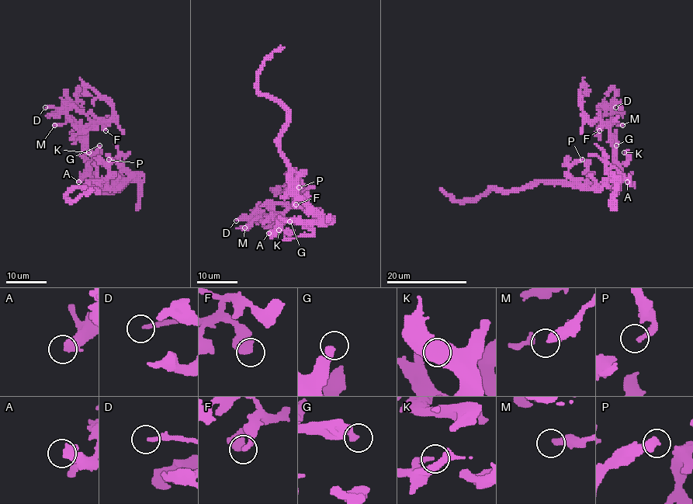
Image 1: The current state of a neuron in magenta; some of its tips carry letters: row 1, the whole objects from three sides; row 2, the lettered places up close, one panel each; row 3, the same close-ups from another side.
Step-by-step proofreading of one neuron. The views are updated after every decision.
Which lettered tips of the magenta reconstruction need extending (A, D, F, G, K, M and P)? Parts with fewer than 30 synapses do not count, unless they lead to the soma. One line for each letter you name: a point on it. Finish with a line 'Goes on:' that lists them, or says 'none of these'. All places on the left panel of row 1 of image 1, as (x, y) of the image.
D: at (45, 107)
G: at (99, 145)
Goes on: D, G

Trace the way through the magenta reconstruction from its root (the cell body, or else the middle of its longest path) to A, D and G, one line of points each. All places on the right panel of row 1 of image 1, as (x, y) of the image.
A: (604, 183), (614, 177), (616, 190), (616, 176), (619, 173), (628, 177), (627, 182)
D: (604, 183), (614, 177), (616, 190), (617, 161), (609, 129), (610, 114), (615, 107)
G: (604, 183), (614, 177), (616, 190), (617, 161), (614, 151), (616, 145)

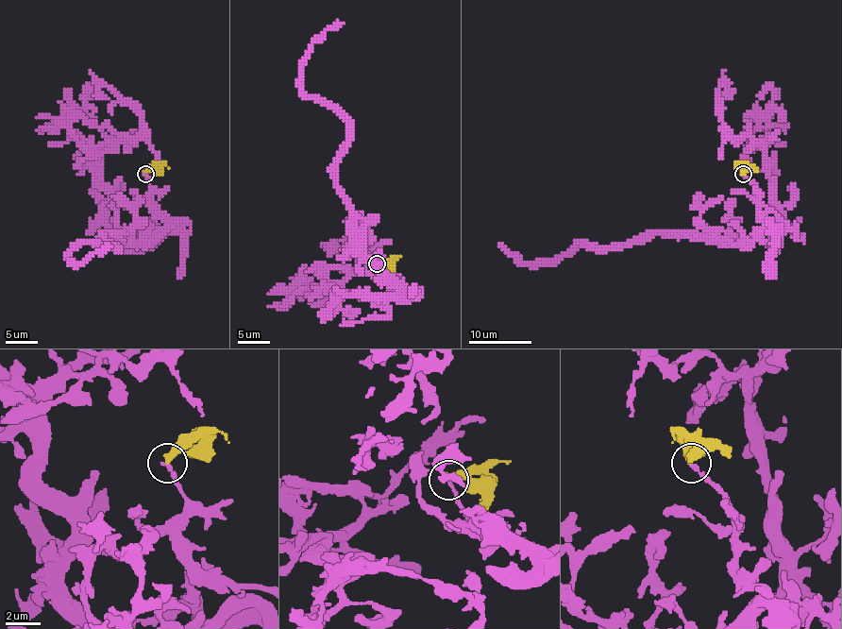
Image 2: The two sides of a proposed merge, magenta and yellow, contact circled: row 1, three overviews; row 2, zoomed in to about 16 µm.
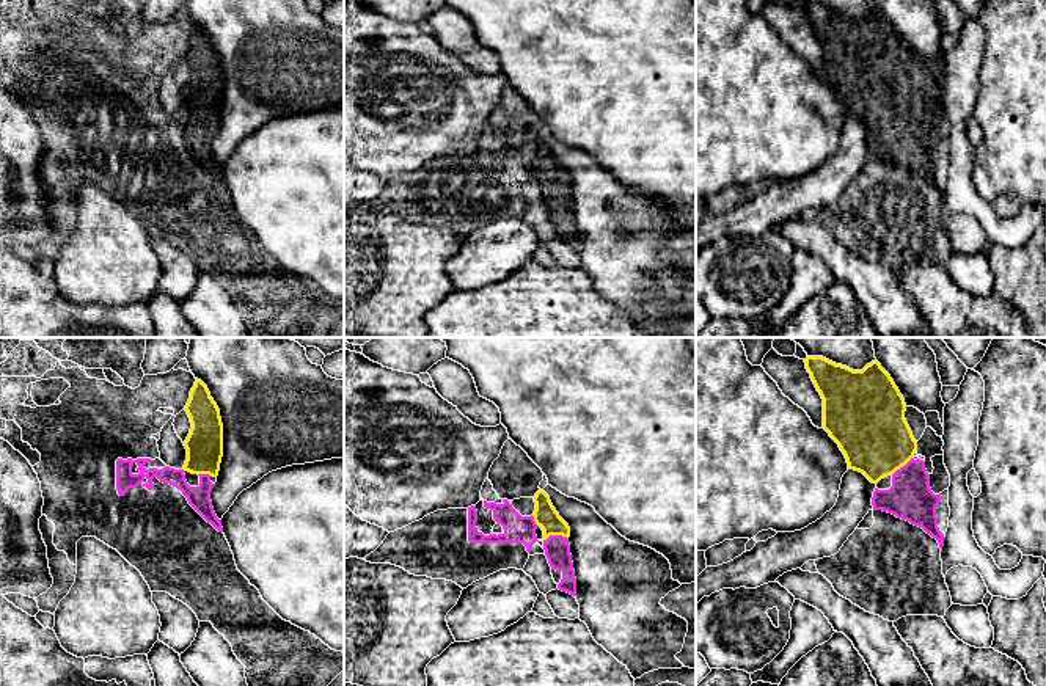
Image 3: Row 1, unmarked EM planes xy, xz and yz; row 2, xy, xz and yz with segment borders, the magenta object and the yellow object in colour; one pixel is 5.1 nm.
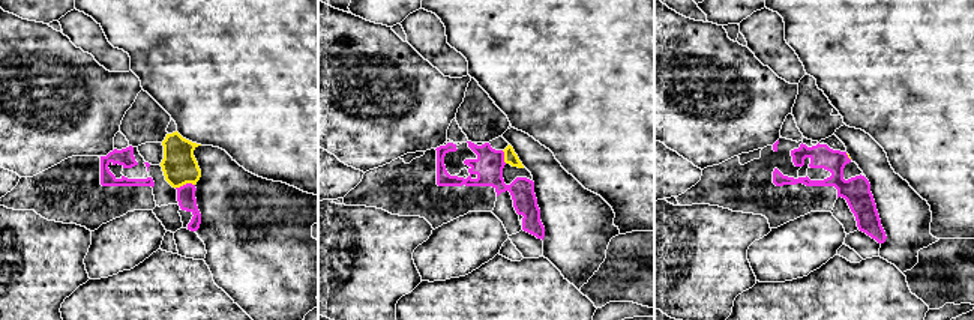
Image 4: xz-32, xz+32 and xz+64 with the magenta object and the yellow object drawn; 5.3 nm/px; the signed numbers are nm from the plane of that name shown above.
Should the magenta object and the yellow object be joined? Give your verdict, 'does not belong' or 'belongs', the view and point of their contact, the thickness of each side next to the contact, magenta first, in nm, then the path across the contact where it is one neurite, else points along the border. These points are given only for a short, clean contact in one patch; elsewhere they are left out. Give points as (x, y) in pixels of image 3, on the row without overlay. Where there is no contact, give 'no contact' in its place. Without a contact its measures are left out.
belongs | xz (555, 184) | 130/120 nm | across xz (556, 197), (555, 184), (555, 176), (545, 164)

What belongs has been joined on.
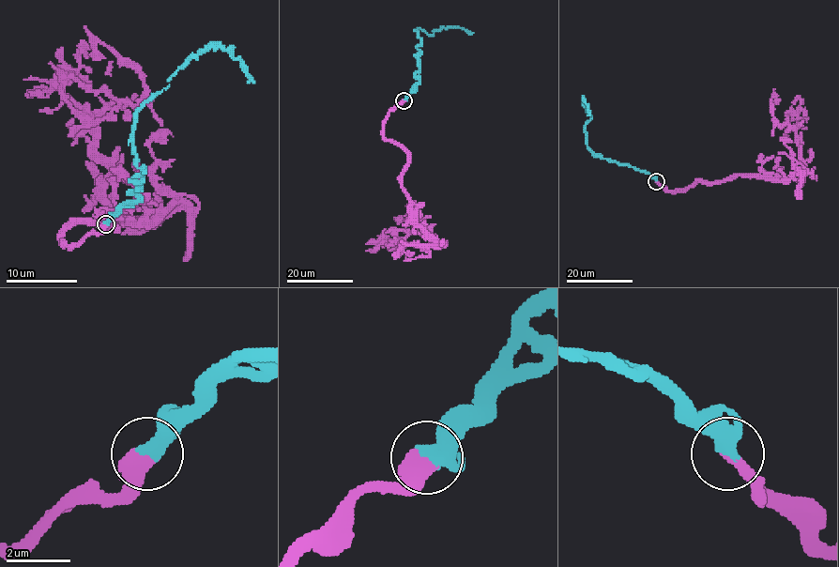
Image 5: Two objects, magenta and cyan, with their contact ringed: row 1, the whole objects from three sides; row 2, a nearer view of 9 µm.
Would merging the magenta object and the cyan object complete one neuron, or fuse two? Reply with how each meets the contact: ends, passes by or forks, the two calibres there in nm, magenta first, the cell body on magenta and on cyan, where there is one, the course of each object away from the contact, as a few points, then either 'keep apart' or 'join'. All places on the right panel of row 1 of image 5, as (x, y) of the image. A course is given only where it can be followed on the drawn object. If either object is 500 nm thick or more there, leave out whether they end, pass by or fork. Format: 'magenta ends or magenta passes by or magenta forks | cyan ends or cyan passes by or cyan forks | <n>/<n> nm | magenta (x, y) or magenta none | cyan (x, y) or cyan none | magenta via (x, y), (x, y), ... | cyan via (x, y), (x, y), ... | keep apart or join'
magenta ends | cyan ends | 480/460 nm | magenta none | cyan none | magenta via (656, 180), (680, 191), (799, 172), (800, 182), (795, 129), (774, 117), (772, 96), (778, 103) | cyan via (656, 180), (646, 172), (594, 156), (587, 145), (585, 126), (591, 118), (583, 99), (589, 114) | join

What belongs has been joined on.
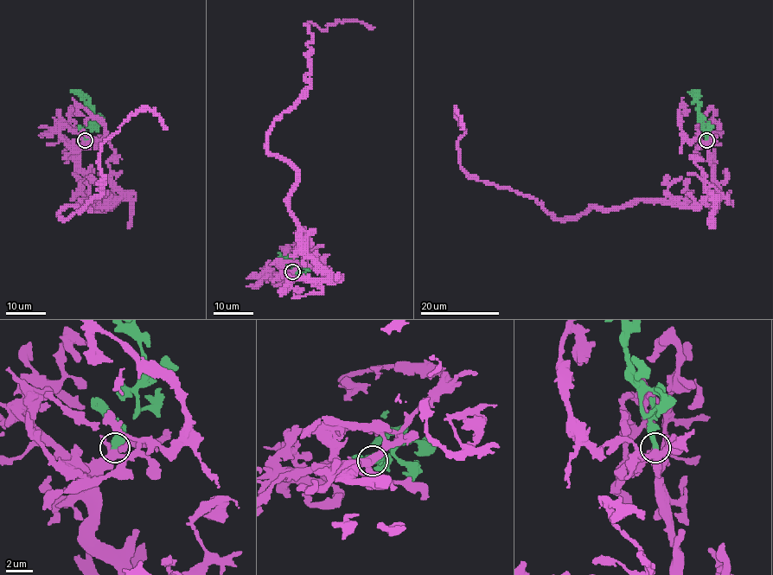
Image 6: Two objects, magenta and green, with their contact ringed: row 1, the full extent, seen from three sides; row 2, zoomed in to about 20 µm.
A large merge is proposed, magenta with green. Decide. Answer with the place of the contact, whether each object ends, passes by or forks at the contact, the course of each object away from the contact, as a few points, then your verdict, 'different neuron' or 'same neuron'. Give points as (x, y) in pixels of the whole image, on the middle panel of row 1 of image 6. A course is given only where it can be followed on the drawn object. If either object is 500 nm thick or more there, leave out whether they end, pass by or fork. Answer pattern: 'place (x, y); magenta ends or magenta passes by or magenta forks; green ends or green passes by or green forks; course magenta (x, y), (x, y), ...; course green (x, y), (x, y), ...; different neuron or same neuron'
place (292, 271); magenta forks; green ends; course magenta (292, 271), (329, 276), (301, 245), (297, 172), (266, 132), (309, 85), (308, 22), (374, 28); course green (292, 271), (300, 266), (298, 262), (290, 261), (278, 252); same neuron

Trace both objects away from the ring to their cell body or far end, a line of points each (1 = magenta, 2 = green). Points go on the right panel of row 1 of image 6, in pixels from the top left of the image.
1: (706, 141), (715, 209), (711, 196), (644, 200), (554, 219), (469, 177), (456, 109), (463, 129)
2: (706, 141), (696, 96), (687, 92)

